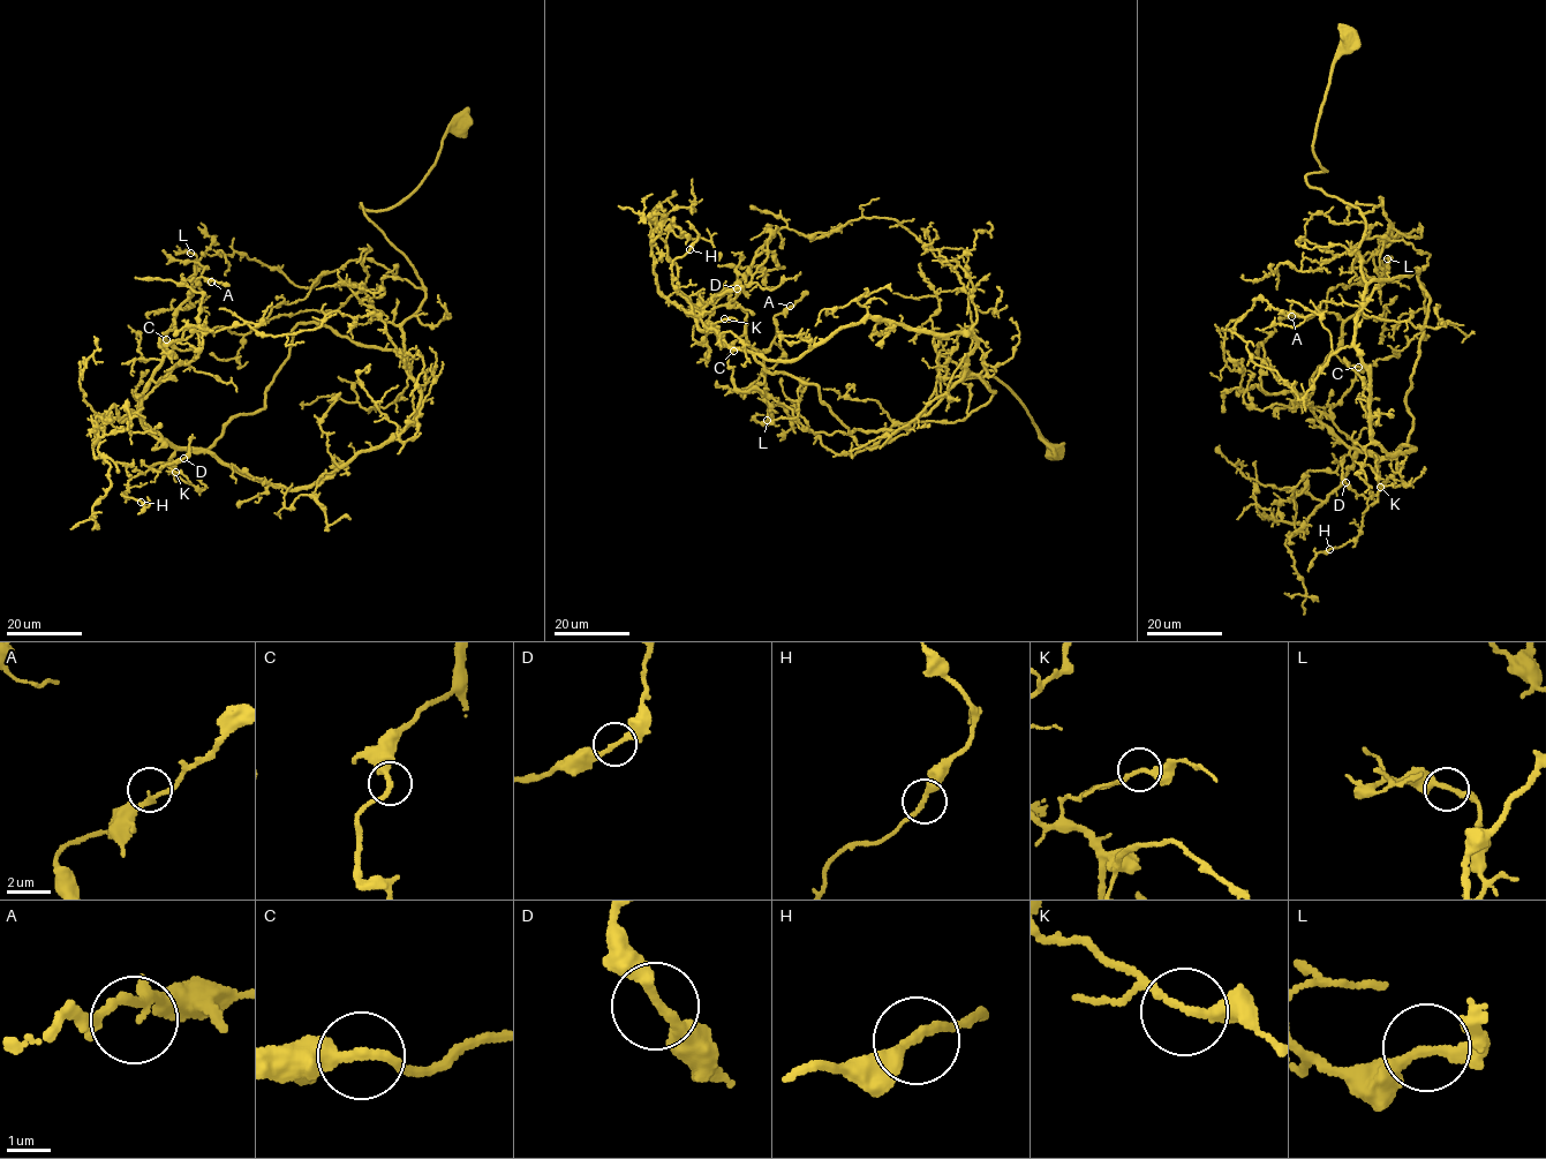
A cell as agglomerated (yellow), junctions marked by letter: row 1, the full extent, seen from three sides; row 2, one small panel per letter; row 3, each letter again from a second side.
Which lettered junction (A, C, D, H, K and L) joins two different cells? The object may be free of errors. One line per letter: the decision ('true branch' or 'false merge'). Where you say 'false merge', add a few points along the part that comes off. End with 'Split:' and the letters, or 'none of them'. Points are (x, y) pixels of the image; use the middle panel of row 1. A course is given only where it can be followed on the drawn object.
A: true branch
C: true branch
D: true branch
H: true branch
K: true branch
L: true branch
Split: none of them

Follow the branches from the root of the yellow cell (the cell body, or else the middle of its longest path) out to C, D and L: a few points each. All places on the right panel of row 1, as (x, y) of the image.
C: (1348, 35), (1327, 171), (1305, 178), (1365, 221), (1363, 303), (1258, 299), (1223, 347), (1241, 391), (1358, 367)
D: (1348, 35), (1306, 183), (1359, 210), (1362, 277), (1417, 268), (1428, 306), (1396, 471), (1367, 498), (1345, 482)
L: (1348, 35), (1305, 178), (1365, 221), (1363, 303), (1256, 300), (1224, 332), (1241, 391), (1311, 393), (1387, 258)

